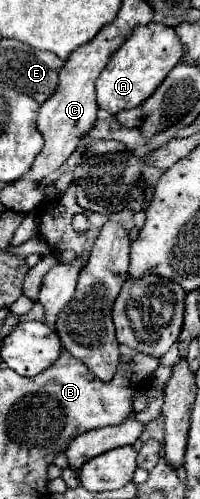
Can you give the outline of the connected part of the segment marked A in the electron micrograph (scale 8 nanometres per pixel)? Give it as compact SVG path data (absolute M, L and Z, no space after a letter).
M152 22L148 26L136 26L132 36L112 54L108 66L96 80L98 108L116 116L116 112L140 106L162 84L168 72L180 62L182 52L184 48L172 26L160 22Z

